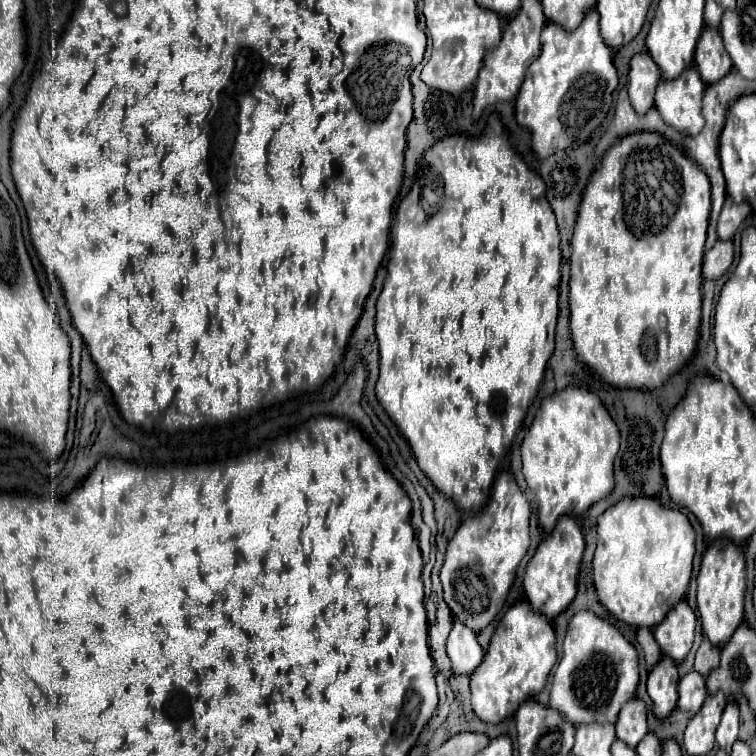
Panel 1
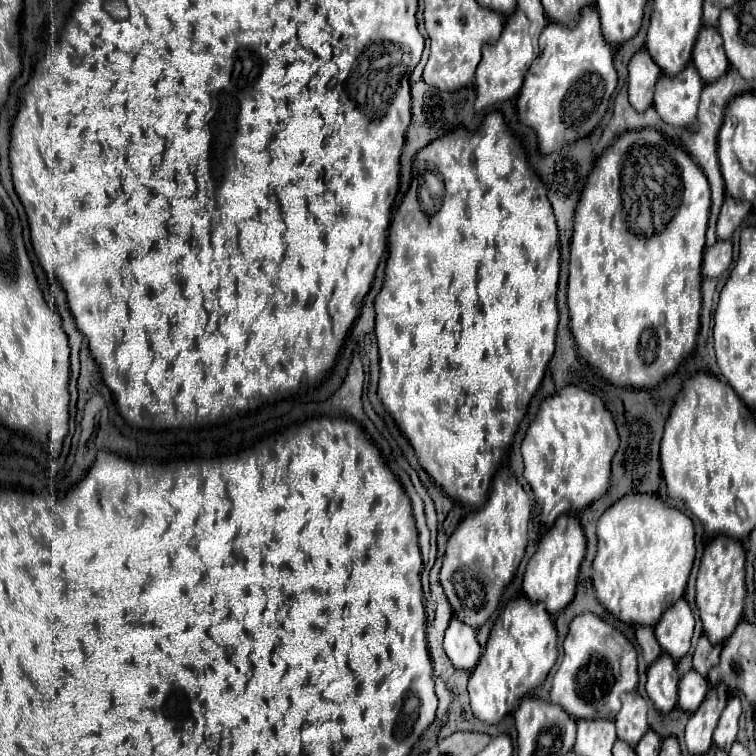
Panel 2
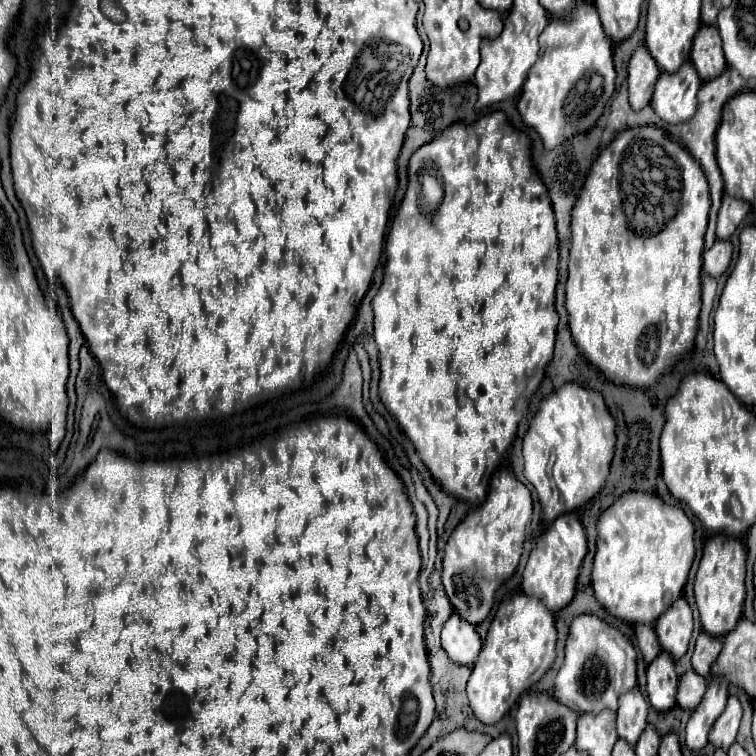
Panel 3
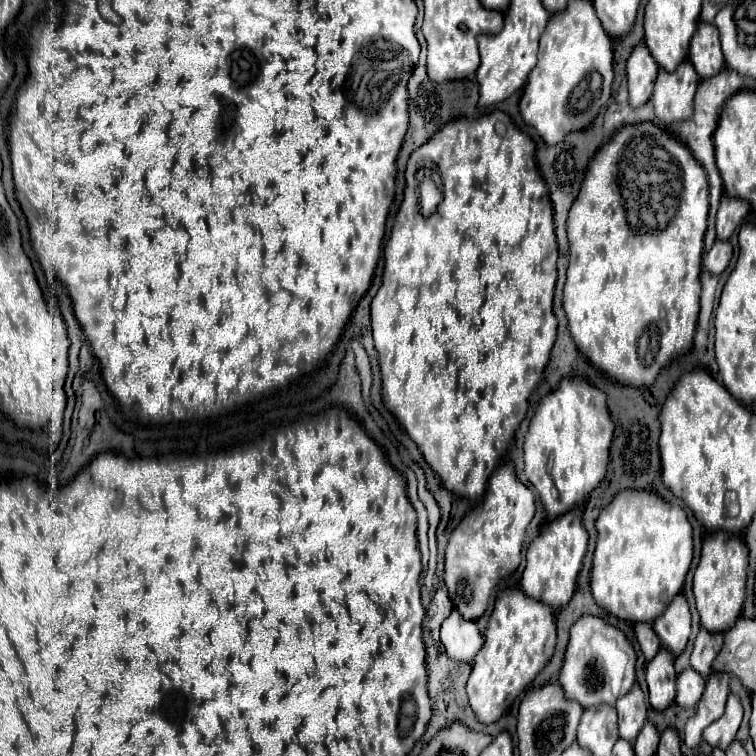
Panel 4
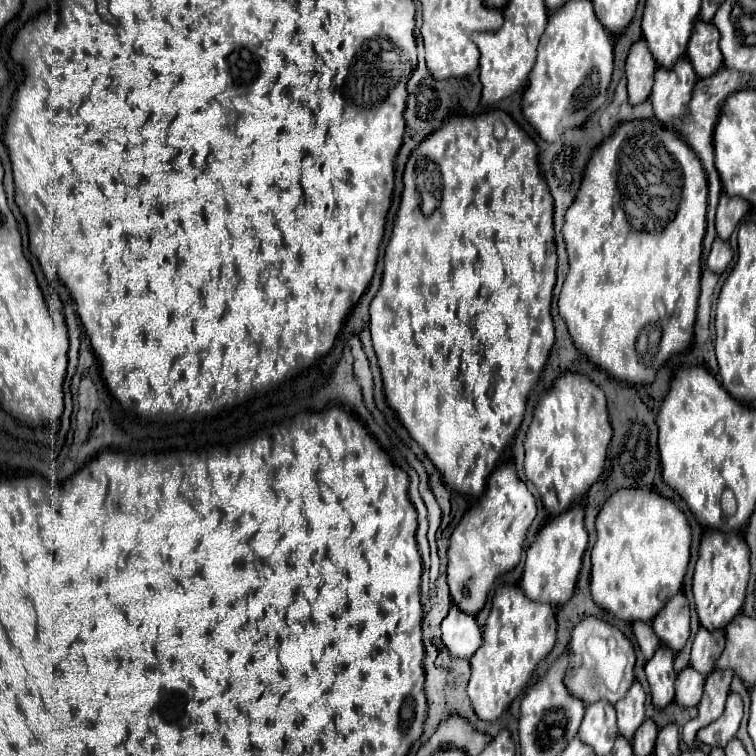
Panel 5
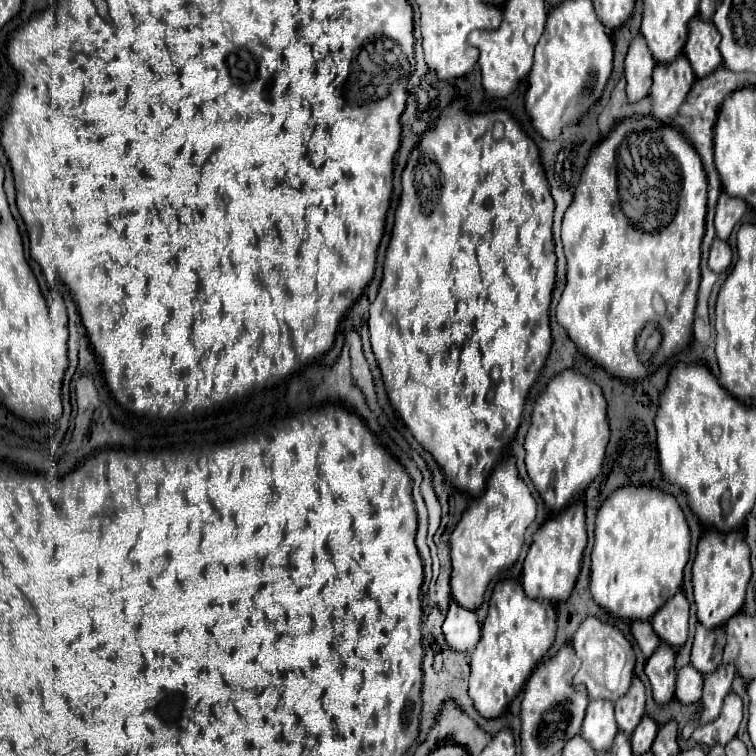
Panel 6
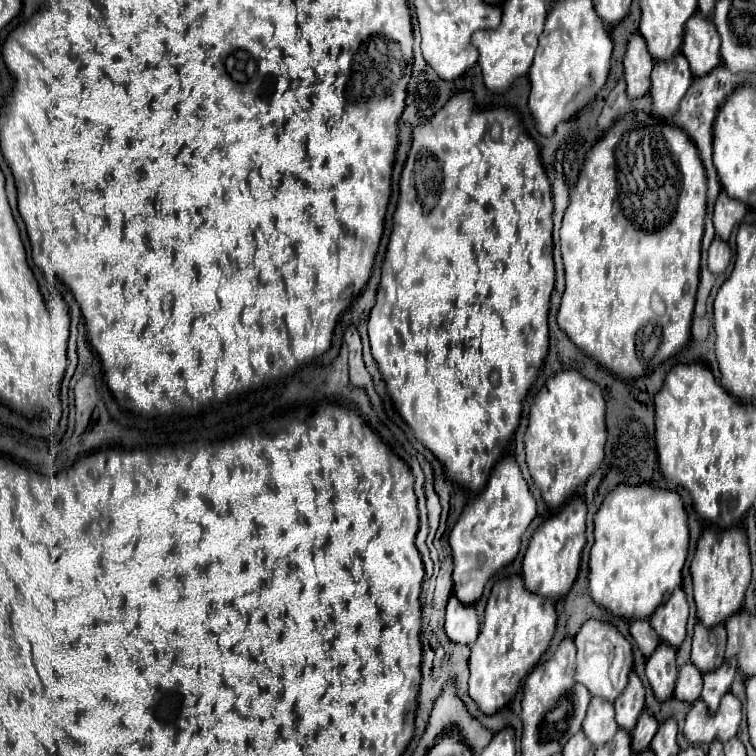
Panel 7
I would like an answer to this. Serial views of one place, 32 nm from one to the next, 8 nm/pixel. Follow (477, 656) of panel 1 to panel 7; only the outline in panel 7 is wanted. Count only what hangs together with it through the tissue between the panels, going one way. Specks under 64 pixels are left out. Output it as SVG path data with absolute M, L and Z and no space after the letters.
M452 594L446 606L444 630L452 642L472 646L480 630L480 622L478 622L478 614L474 606L460 604L460 600L456 600L456 596Z

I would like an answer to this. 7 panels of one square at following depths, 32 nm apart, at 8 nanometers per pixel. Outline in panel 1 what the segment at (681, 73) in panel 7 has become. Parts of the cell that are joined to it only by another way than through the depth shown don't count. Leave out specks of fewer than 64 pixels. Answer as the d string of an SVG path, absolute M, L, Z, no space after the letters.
M688 68L676 80L662 80L658 84L654 106L662 120L672 128L686 134L698 134L704 126L704 118L700 114L704 88L706 84L696 68Z

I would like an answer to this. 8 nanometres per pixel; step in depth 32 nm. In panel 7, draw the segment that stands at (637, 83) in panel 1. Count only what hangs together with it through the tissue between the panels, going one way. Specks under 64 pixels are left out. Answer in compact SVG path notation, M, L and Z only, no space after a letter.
M634 34L632 40L628 40L626 54L624 54L624 76L628 84L628 96L640 98L650 88L650 72L652 72L654 58L648 54L646 42L640 34Z

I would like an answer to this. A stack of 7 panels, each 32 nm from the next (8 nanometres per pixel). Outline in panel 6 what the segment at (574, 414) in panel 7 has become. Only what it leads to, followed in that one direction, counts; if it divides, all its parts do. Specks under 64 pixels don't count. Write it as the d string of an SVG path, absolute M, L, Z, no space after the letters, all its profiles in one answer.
M576 370L556 374L534 402L524 442L528 476L552 512L560 512L580 498L584 488L598 476L608 438L606 400L600 386Z

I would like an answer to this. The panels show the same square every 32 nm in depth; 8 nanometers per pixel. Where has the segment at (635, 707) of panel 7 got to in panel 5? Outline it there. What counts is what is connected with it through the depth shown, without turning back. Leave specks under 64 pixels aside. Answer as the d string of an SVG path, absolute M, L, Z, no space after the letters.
M634 680L632 688L628 690L628 694L614 704L620 734L626 736L628 740L632 740L636 728L646 718L646 714L644 714L644 700L646 700L644 688L642 688L642 684L638 680Z

